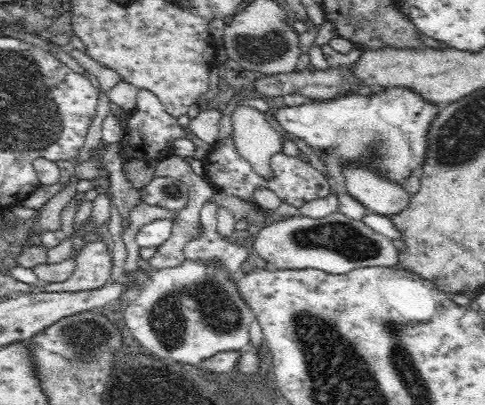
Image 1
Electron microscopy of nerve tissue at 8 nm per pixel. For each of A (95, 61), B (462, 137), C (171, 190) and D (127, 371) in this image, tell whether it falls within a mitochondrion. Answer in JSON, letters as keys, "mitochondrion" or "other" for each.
{"A":"other","B":"mitochondrion","C":"mitochondrion","D":"other"}

